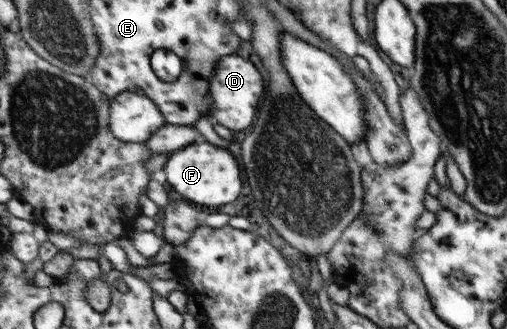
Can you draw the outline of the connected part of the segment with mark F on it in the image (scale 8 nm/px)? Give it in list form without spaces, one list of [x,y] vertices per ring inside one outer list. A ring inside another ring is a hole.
[[[200,140],[181,150],[170,152],[164,166],[166,181],[173,191],[191,204],[227,205],[233,203],[241,193],[241,169],[235,157],[223,149],[217,149],[207,141]]]

